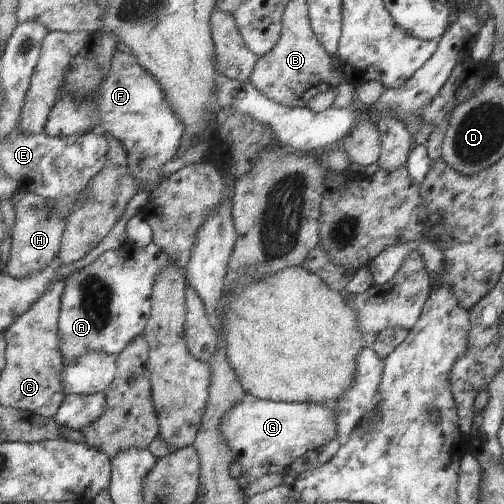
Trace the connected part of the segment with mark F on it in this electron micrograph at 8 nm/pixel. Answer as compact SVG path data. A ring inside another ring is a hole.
M120 45L113 57L110 74L102 84L91 95L85 97L73 95L67 91L63 92L51 111L45 130L52 137L101 132L120 140L123 144L123 150L127 152L127 170L129 170L130 176L136 180L141 189L151 194L169 178L165 166L167 163L175 161L175 154L179 150L186 126L168 103L158 78L143 68L139 64L139 59L130 50Z

